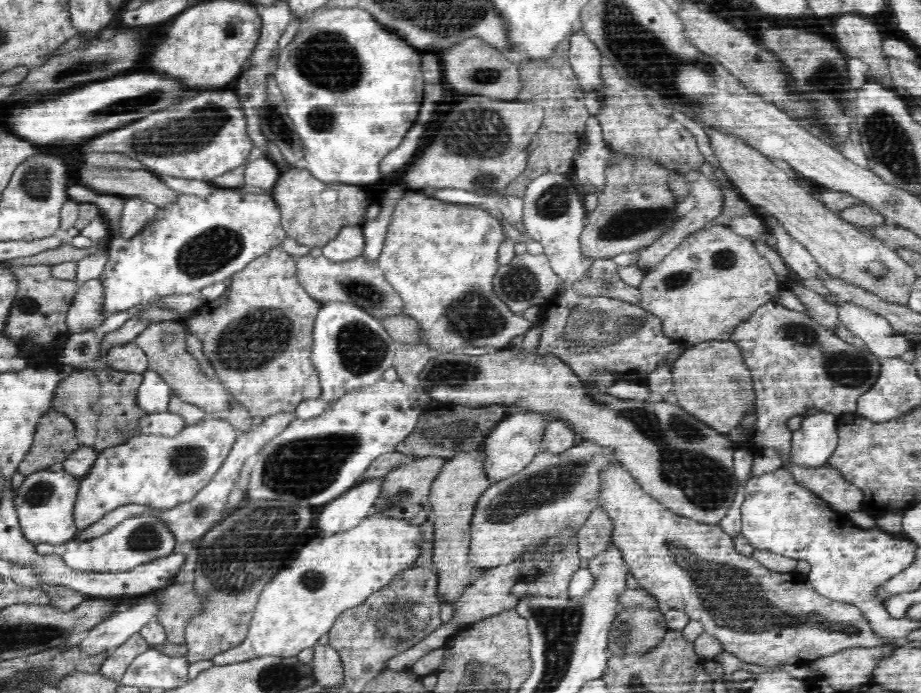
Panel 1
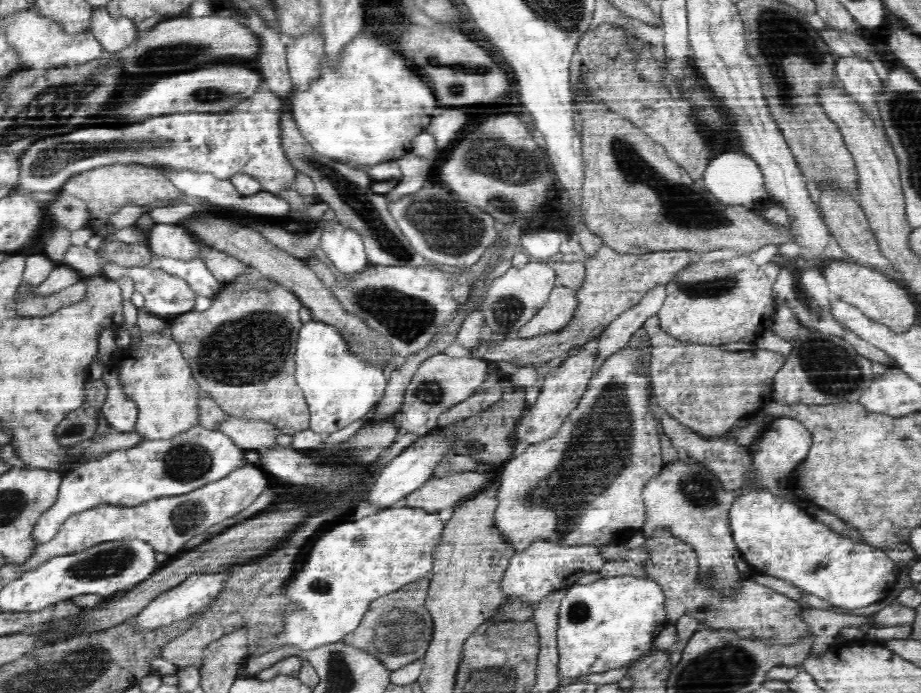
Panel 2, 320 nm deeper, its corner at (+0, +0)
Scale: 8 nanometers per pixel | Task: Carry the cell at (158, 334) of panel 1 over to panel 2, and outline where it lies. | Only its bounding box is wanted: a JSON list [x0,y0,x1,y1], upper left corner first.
[220,417,281,451]

